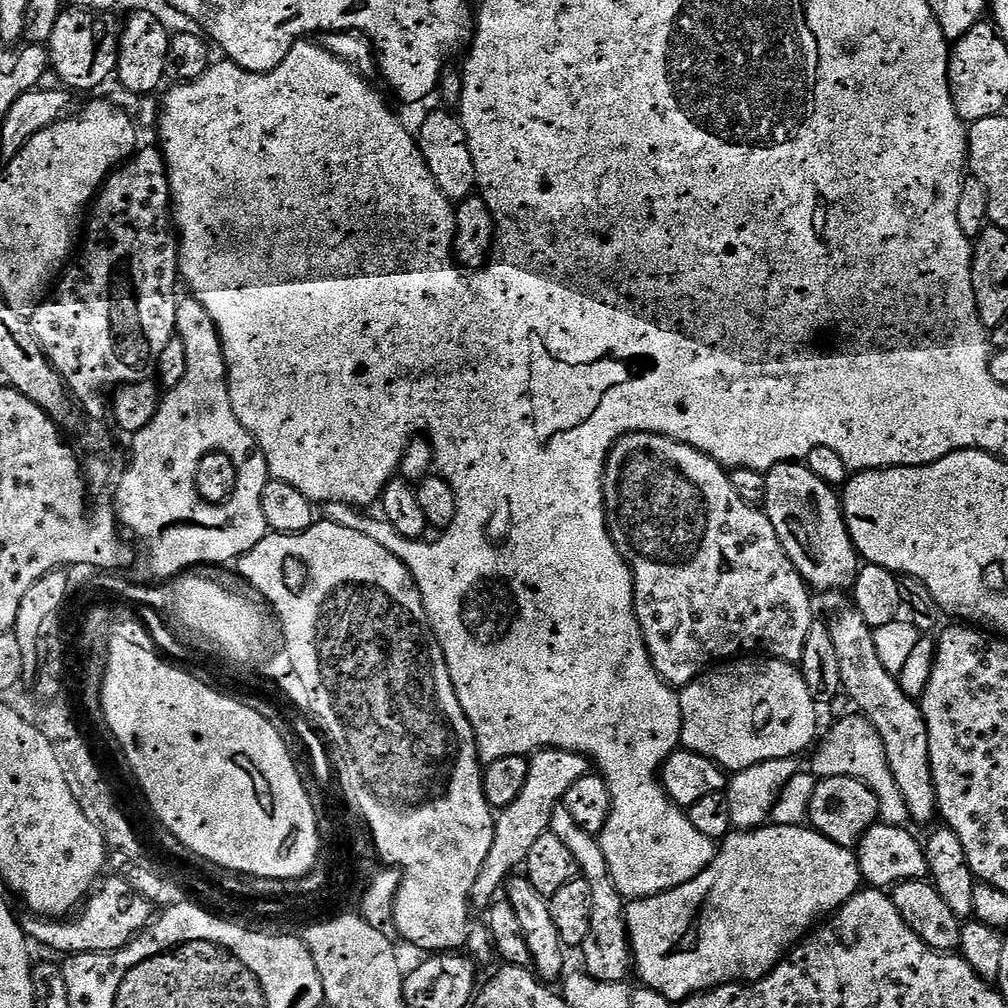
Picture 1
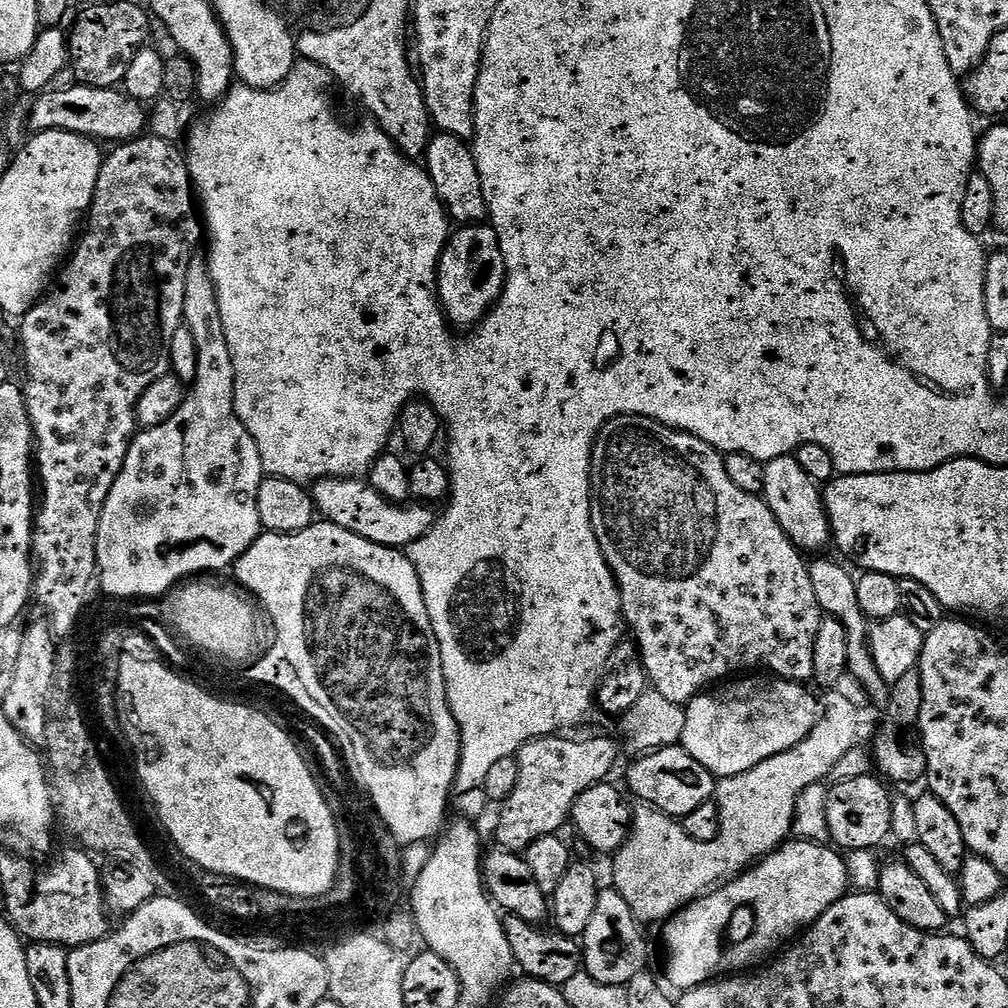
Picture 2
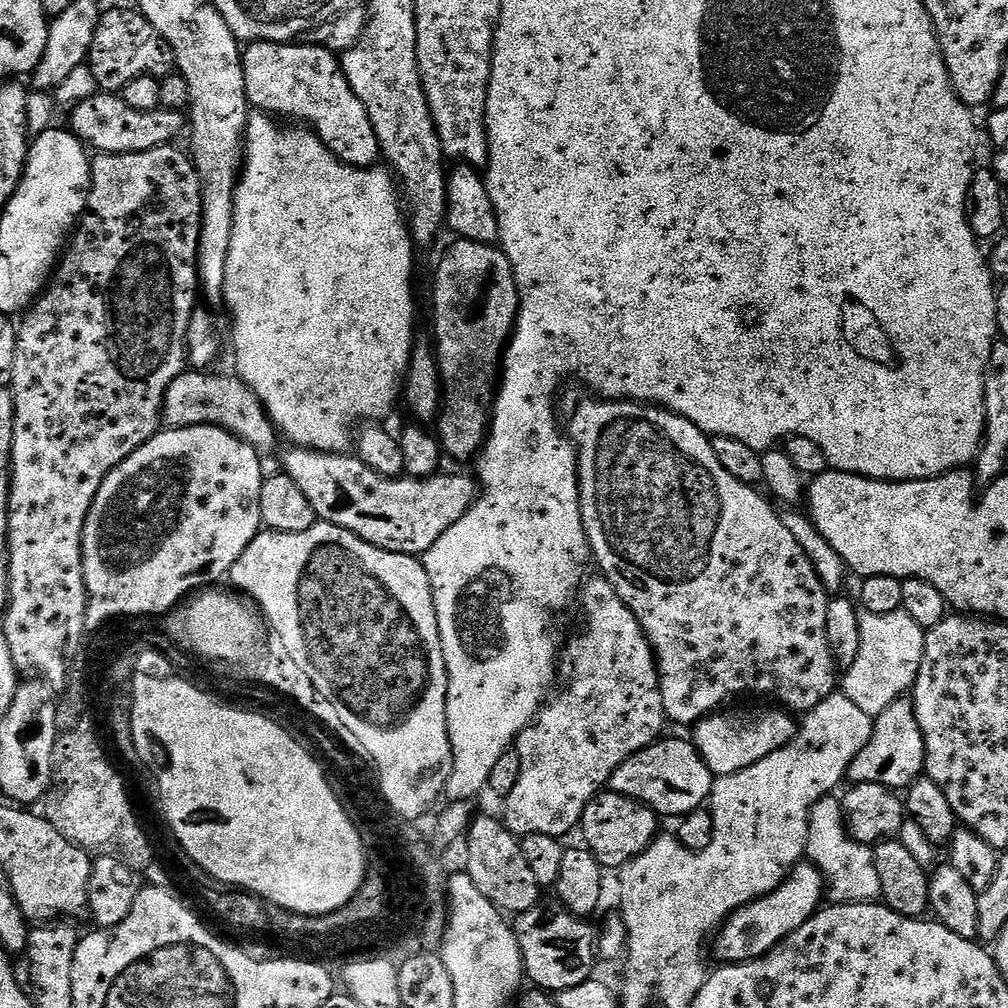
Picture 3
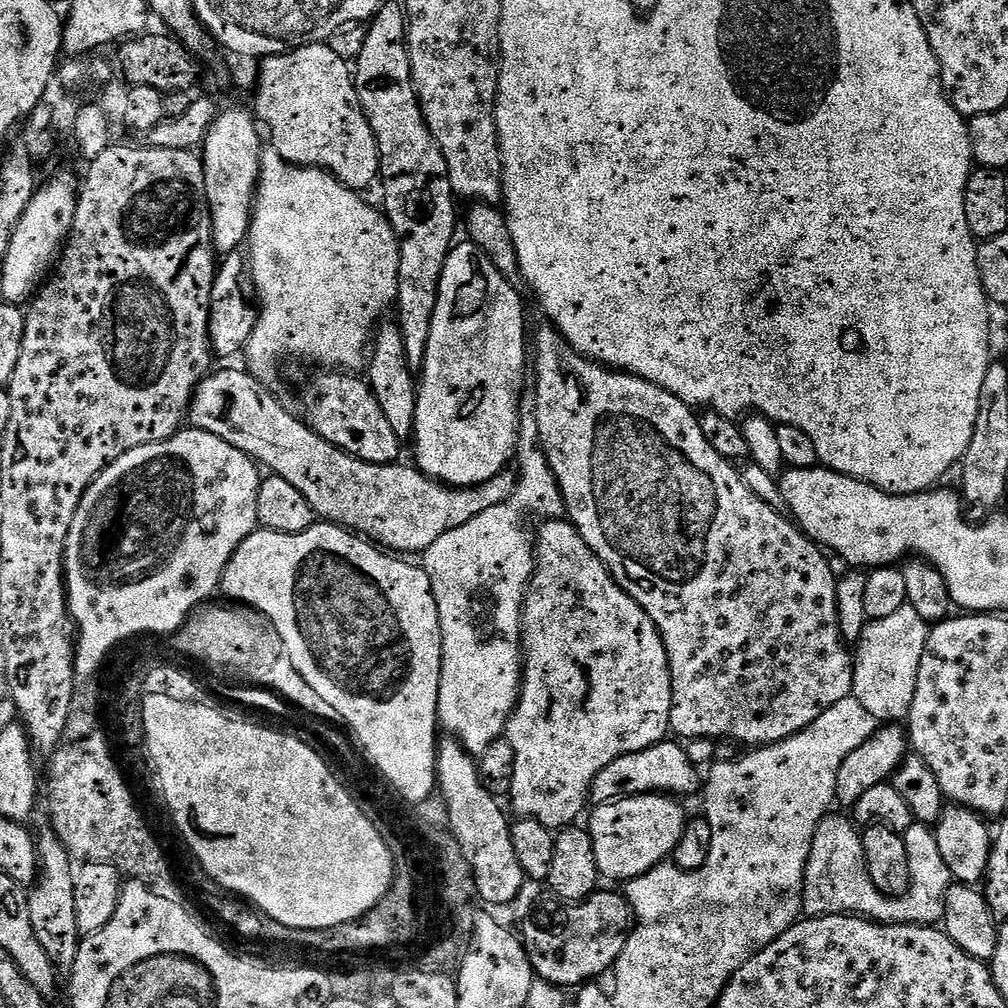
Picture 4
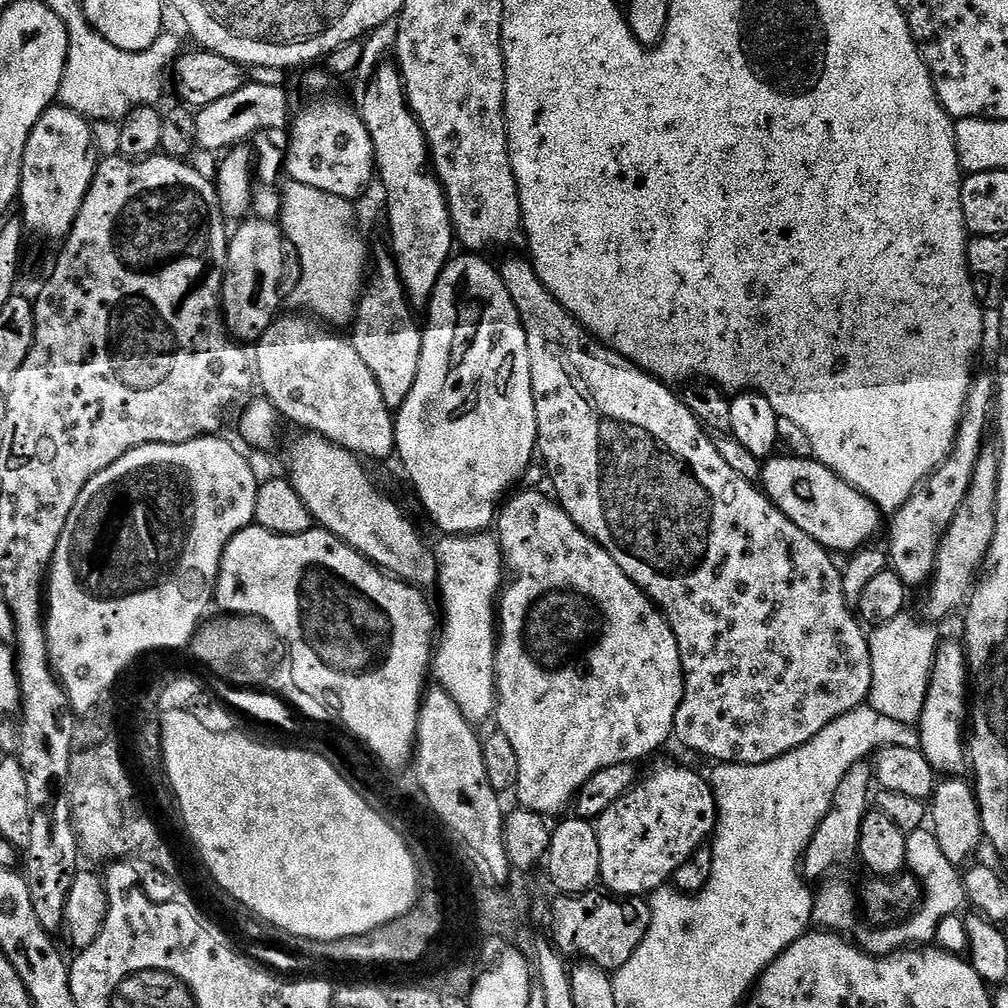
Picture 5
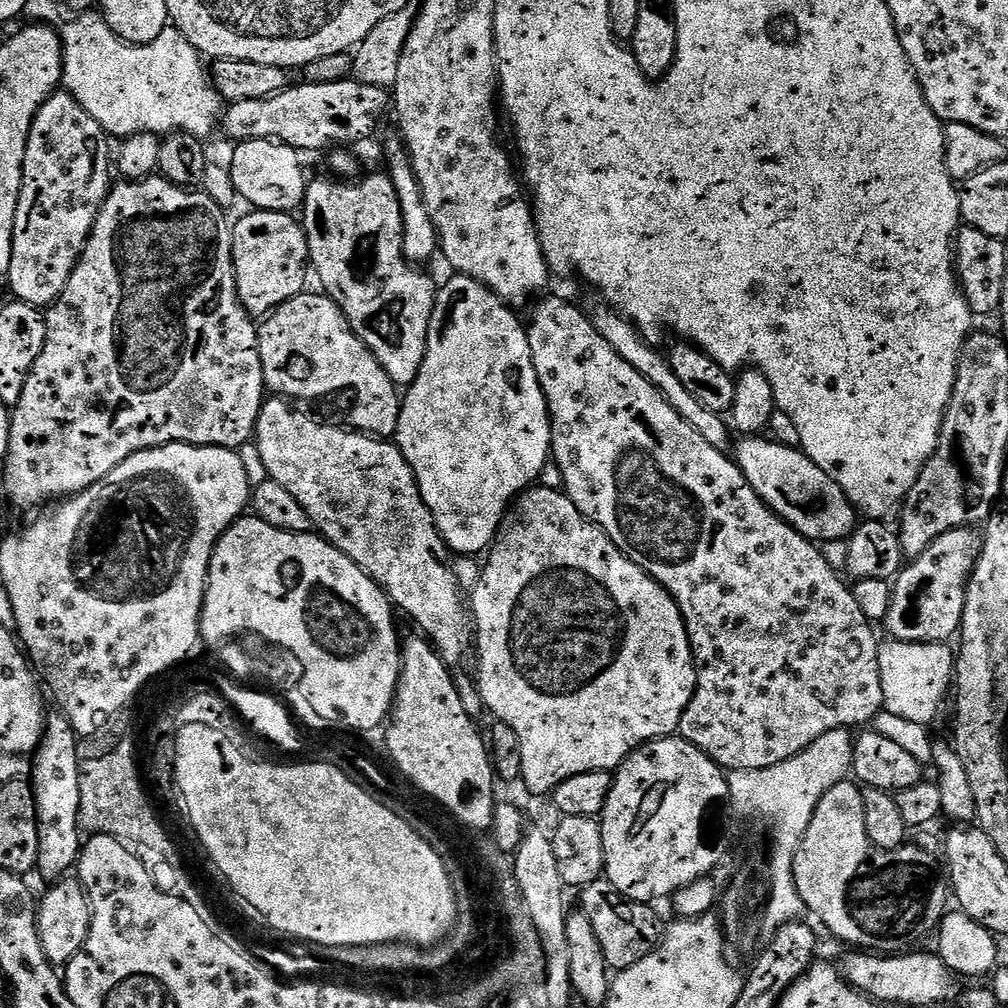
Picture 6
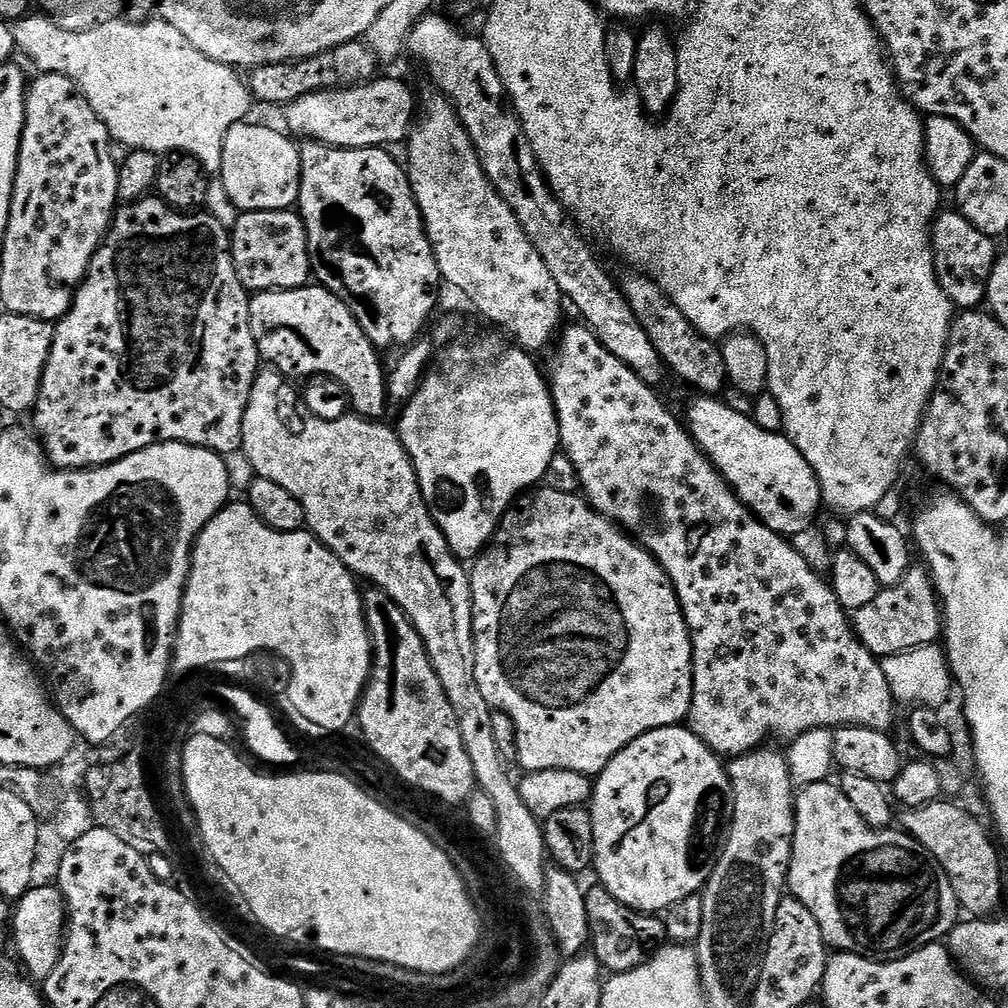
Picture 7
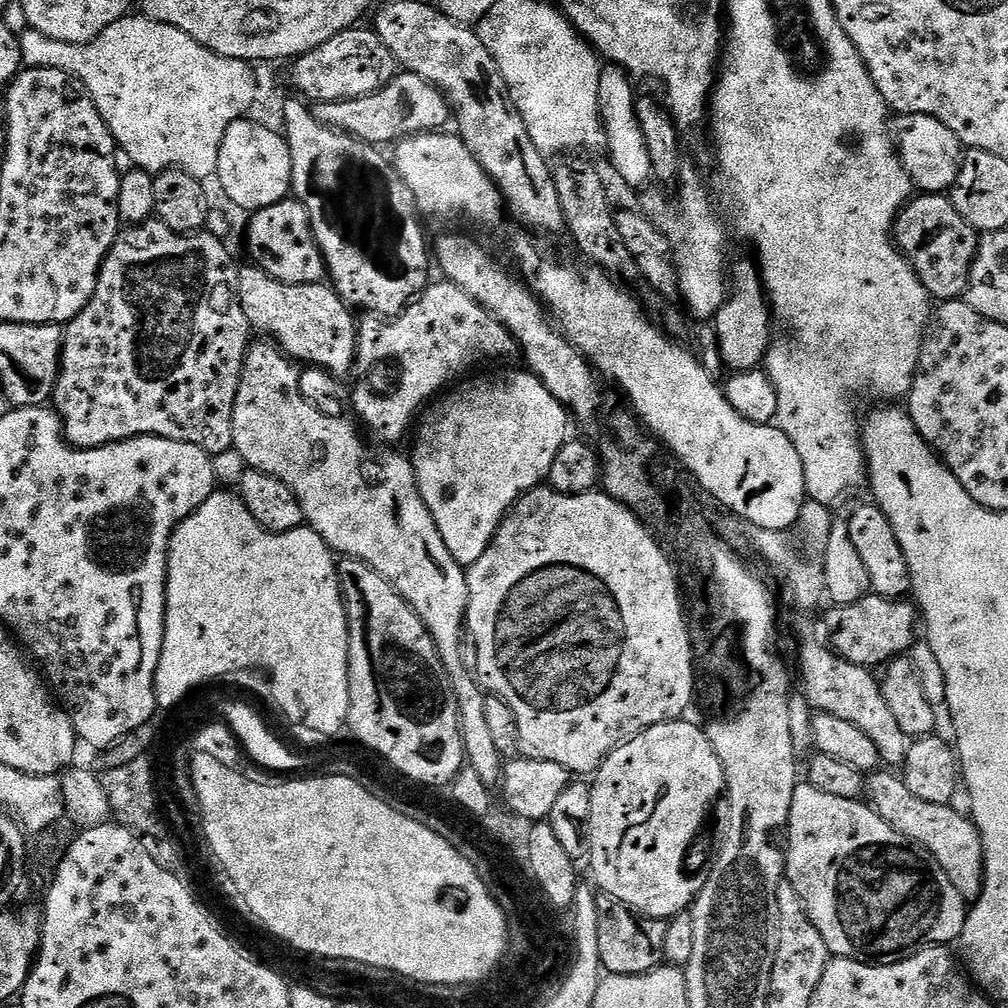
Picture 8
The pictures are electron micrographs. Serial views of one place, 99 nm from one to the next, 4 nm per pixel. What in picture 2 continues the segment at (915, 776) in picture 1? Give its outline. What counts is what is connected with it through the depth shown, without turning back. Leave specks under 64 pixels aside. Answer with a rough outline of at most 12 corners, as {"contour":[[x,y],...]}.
{"contour":[[836,560],[809,563],[821,613],[846,626],[848,676],[874,703],[888,698],[858,606],[857,577]]}

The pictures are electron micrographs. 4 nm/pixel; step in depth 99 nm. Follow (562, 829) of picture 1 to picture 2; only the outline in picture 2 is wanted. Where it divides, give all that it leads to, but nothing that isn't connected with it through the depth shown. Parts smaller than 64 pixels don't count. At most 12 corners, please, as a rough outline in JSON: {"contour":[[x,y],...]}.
{"contour":[[601,889],[580,937],[596,982],[627,987],[648,948],[619,891]]}

